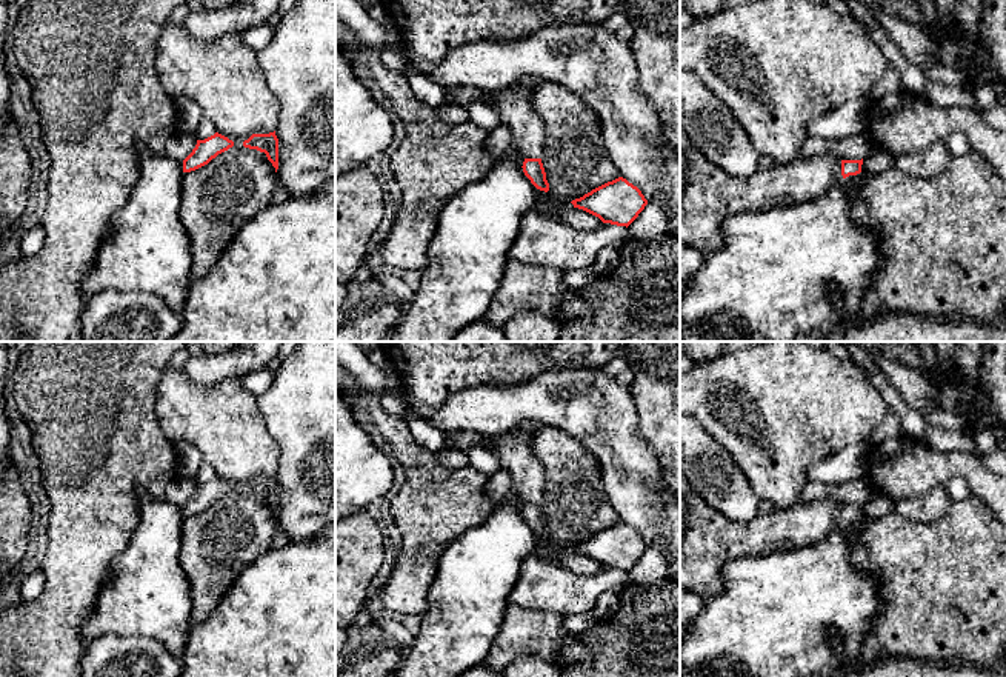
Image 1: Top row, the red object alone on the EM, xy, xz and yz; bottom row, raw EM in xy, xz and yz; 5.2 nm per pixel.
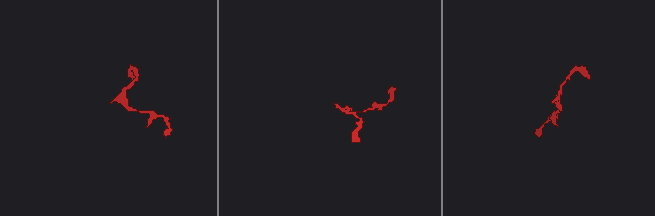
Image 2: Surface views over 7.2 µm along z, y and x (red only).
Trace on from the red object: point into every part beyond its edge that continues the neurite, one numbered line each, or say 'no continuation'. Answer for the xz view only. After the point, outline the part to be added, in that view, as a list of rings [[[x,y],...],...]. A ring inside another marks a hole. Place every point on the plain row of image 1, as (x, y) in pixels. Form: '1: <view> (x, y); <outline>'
1: xz (512, 450); [[[515,426],[497,437],[486,437],[472,431],[449,431],[446,434],[446,449],[468,452],[485,445],[500,462],[500,469],[511,475],[514,492],[523,503],[540,503],[546,486],[543,465],[537,460],[531,448],[534,431],[520,431]]]

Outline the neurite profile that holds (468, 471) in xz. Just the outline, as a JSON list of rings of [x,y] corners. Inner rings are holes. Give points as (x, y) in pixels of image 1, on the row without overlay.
[[[365,388],[349,394],[355,408],[361,409],[374,423],[380,435],[391,446],[391,459],[403,466],[403,485],[389,502],[389,512],[401,535],[401,548],[395,568],[381,586],[380,599],[388,614],[417,615],[428,608],[429,588],[437,574],[438,560],[445,548],[460,534],[483,525],[498,506],[486,494],[488,474],[472,466],[443,468],[437,454],[420,446],[406,422],[386,412],[380,397]]]

